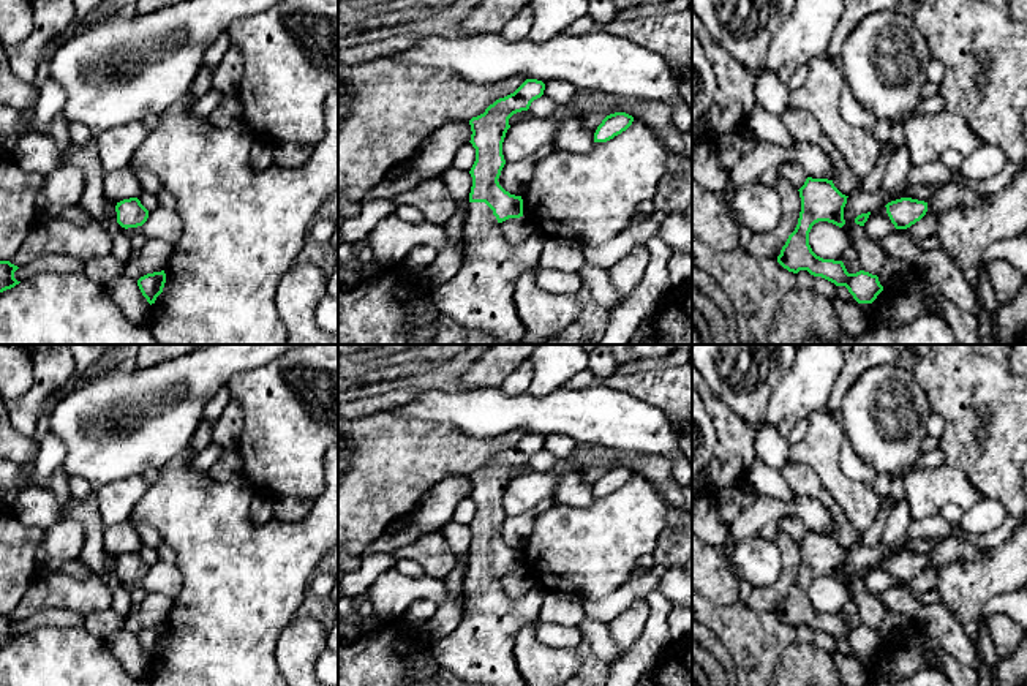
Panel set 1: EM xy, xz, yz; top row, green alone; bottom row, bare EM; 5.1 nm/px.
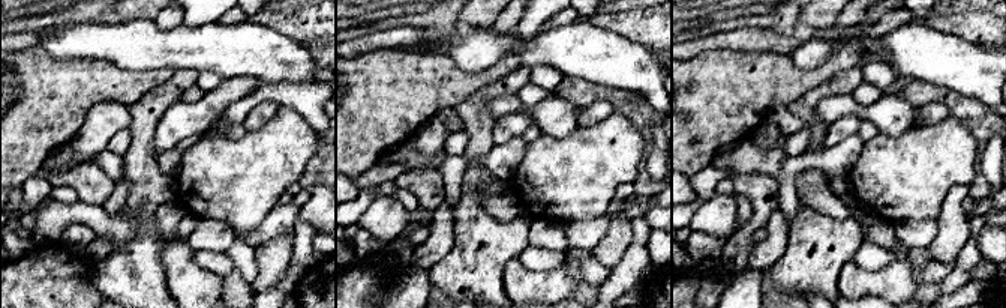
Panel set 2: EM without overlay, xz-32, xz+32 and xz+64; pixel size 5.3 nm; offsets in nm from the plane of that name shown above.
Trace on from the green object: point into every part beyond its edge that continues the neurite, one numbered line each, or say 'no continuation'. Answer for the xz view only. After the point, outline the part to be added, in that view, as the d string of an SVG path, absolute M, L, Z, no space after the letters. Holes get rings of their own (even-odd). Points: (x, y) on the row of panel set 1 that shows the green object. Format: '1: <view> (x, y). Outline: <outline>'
1: xz (481, 296). Outline: M469 202L463 240L466 250L460 272L431 291L436 310L460 326L487 332L491 338L521 345L526 329L514 305L515 283L523 272L540 267L545 237L536 234L512 245L502 236L493 210L485 202Z

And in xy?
no continuation

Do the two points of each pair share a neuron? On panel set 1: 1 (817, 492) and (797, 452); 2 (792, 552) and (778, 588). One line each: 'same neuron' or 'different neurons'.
1: different neurons
2: same neuron

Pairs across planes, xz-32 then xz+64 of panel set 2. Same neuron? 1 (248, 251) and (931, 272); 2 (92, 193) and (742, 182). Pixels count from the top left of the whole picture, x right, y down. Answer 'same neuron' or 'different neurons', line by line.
1: same neuron
2: same neuron

